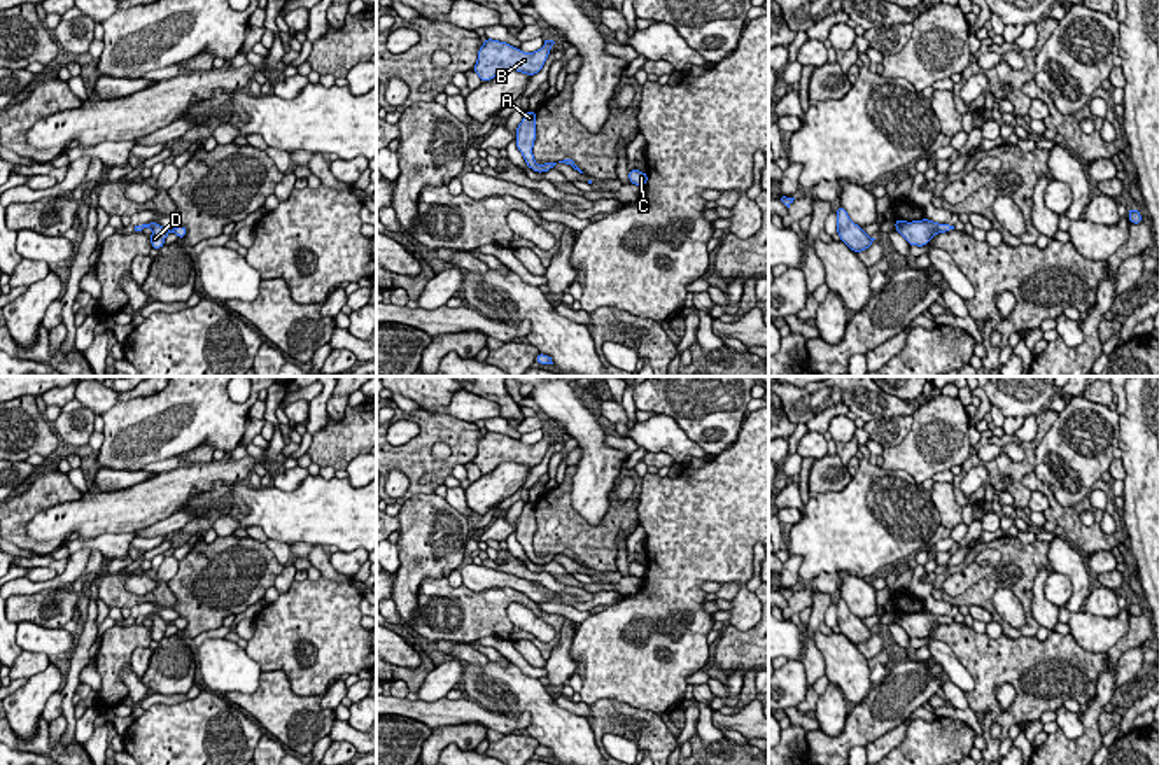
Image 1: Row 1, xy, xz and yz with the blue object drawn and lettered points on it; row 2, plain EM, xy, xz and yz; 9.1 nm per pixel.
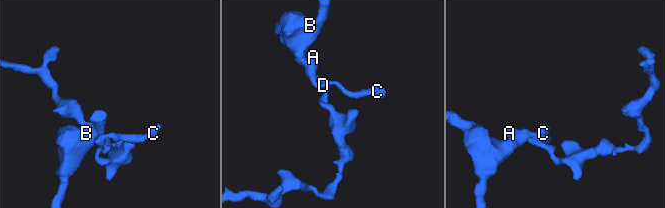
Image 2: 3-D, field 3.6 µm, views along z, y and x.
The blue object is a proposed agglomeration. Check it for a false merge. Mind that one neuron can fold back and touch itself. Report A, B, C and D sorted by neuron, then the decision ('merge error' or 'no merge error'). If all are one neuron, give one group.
A B C D; no merge error

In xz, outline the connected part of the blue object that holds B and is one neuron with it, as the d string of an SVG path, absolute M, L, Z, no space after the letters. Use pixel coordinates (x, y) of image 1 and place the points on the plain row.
M485 431L473 462L481 474L492 473L502 462L516 462L532 469L543 460L553 436L553 432L544 432L536 445L523 445L506 434Z

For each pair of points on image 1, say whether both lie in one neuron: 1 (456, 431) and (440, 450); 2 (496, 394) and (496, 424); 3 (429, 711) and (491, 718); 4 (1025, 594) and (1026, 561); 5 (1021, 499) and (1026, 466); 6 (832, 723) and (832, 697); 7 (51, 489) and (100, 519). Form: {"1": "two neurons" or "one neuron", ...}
{"1": "two neurons", "2": "two neurons", "3": "one neuron", "4": "one neuron", "5": "one neuron", "6": "one neuron", "7": "two neurons"}

